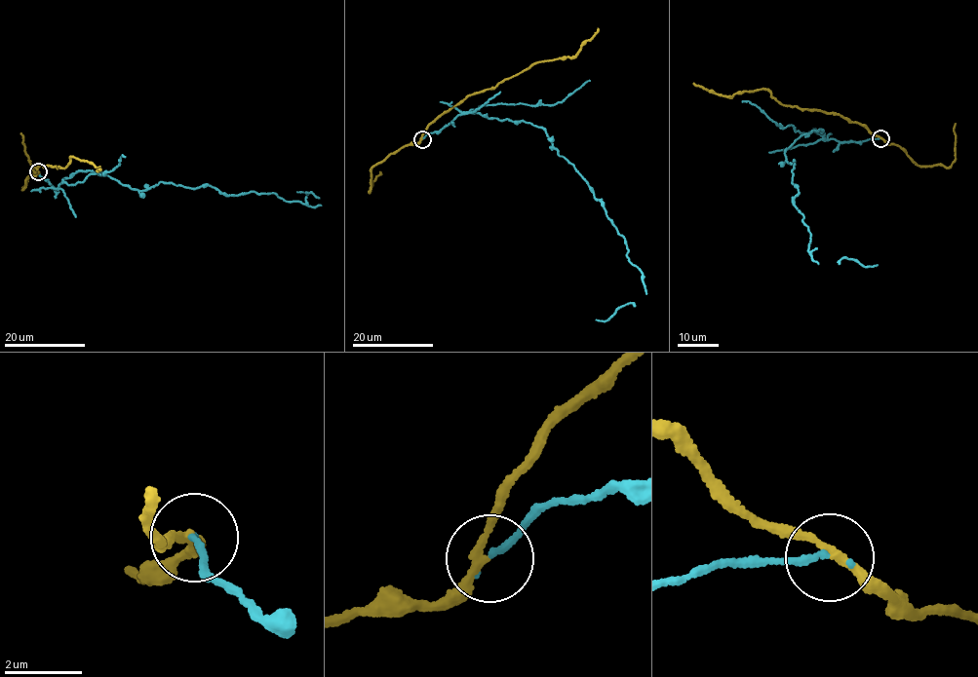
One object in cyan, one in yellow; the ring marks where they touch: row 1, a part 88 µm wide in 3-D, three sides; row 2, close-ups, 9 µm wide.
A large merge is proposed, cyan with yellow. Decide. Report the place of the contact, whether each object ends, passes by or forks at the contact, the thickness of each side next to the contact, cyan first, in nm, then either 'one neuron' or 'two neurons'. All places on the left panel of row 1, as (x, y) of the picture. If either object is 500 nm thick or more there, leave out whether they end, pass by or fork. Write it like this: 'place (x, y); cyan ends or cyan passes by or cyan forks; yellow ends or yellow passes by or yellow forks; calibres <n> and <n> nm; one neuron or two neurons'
place (38, 171); cyan ends; yellow passes by; calibres 150 and 200 nm; two neurons

